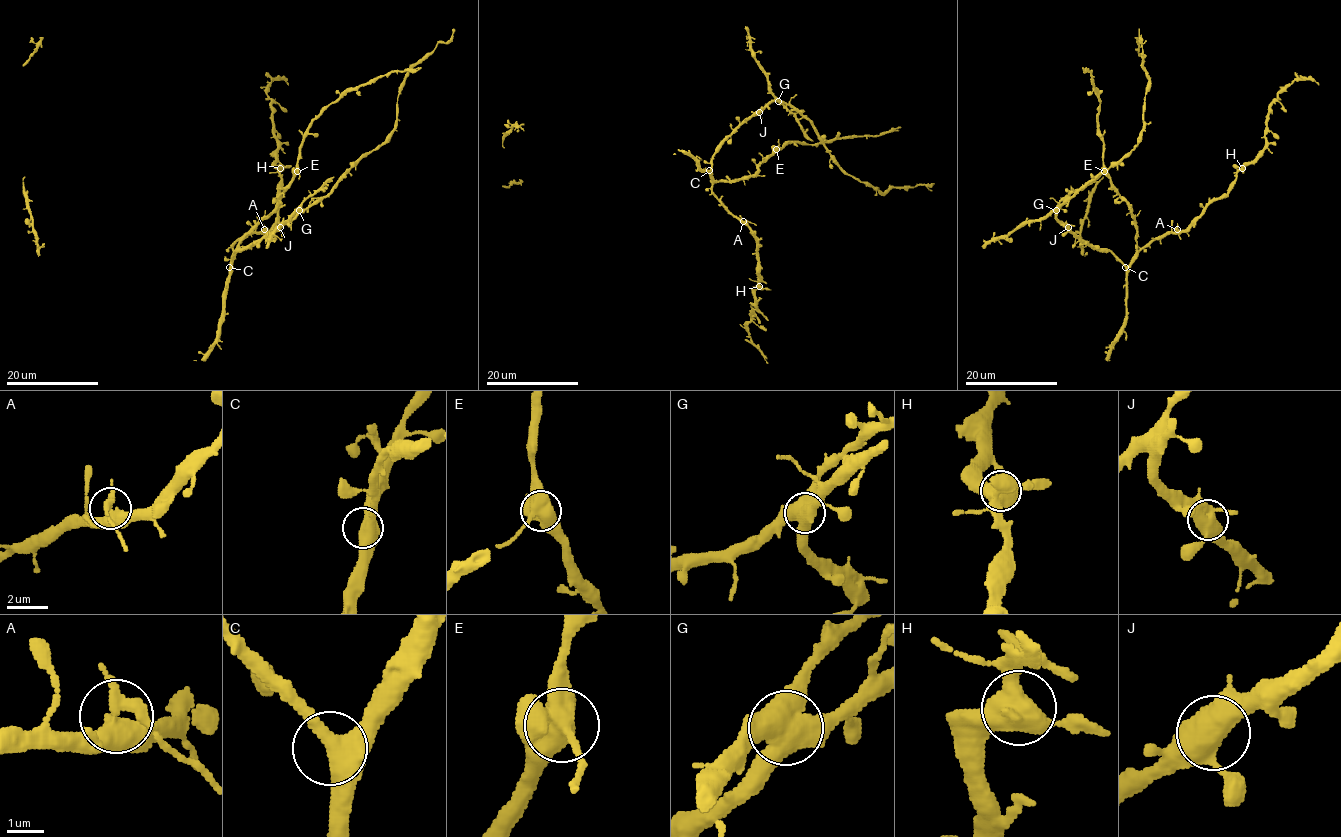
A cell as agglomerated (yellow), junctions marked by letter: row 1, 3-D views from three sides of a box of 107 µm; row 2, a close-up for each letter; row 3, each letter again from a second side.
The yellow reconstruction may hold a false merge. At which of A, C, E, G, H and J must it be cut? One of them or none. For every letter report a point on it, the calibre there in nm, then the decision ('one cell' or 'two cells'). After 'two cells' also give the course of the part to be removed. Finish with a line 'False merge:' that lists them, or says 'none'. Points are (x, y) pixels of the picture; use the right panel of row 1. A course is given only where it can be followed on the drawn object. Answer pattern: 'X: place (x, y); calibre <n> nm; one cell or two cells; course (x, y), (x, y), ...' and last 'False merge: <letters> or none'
A: place (1177, 229); calibre 440 nm; one cell
C: place (1125, 267); calibre 440 nm; one cell
E: place (1104, 171); calibre 550 nm; one cell
G: place (1056, 210); calibre 600 nm; two cells; course (1056, 210), (1046, 217), (1022, 223), (982, 247)
H: place (1242, 168); calibre 500 nm; one cell
J: place (1068, 227); calibre 600 nm; one cell
False merge: G

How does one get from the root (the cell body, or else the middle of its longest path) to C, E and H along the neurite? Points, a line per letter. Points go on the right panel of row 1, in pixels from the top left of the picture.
C: (1179, 232), (1166, 232), (1157, 236), (1125, 267)
E: (1179, 232), (1166, 232), (1139, 250), (1132, 210), (1104, 171)
H: (1179, 232), (1210, 203), (1227, 193), (1242, 168)

